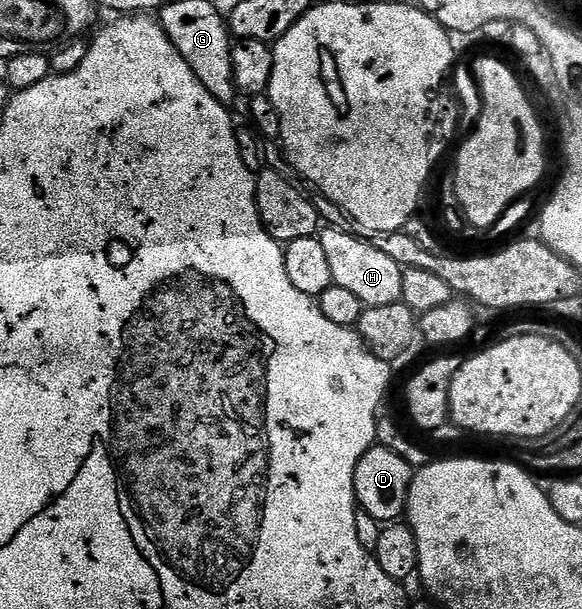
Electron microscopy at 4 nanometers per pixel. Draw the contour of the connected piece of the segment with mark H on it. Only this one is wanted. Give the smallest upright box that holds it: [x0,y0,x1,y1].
[318,227,404,308]

